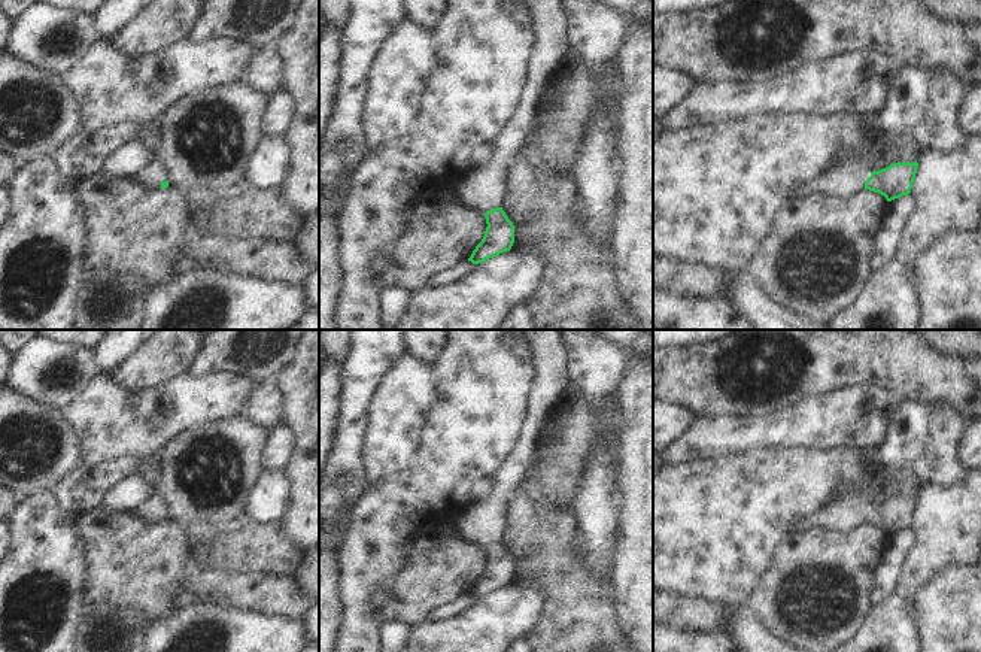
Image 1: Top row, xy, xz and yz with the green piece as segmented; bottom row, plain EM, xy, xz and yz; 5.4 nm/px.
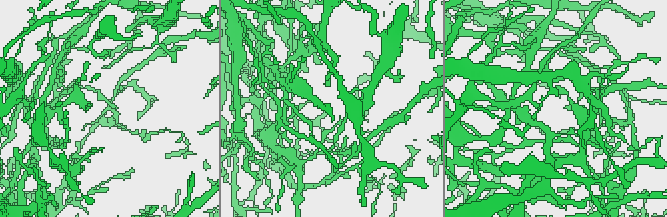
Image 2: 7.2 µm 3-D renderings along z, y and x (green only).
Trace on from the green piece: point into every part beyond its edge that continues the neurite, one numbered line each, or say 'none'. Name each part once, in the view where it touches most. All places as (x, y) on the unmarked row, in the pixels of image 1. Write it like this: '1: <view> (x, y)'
1: yz (843, 515).

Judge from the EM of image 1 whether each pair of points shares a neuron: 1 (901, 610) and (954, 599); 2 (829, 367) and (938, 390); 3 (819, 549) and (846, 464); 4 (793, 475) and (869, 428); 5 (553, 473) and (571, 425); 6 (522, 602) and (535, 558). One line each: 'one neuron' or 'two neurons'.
1: two neurons
2: one neuron
3: two neurons
4: two neurons
5: one neuron
6: two neurons

